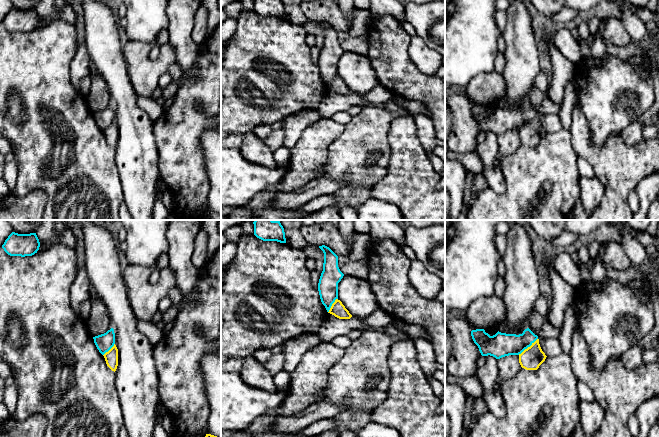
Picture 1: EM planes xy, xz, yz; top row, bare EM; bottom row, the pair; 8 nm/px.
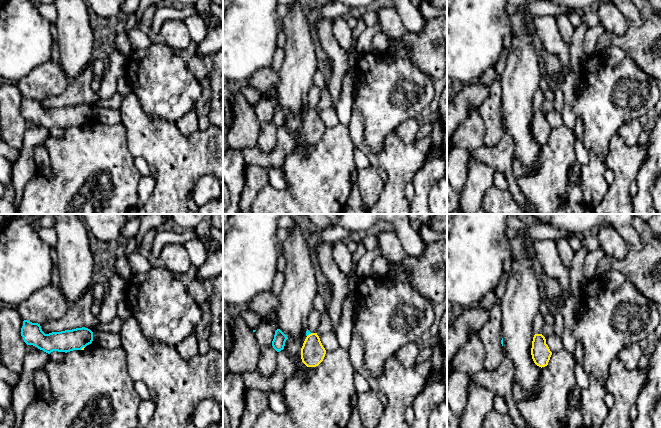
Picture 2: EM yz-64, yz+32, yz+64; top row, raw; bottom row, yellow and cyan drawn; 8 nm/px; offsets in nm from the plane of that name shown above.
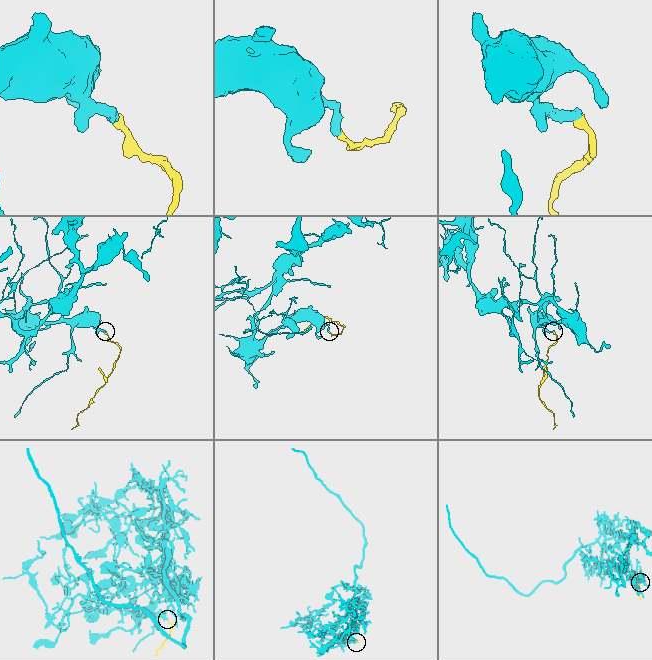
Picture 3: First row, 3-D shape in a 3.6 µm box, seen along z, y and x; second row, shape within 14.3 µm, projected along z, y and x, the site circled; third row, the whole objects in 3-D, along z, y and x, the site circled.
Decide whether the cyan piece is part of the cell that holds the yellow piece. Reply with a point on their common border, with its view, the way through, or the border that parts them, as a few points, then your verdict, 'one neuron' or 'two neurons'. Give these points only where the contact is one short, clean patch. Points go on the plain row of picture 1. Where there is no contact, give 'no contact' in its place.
yz (528, 123) | along yz (537, 114), (518, 130) | two neurons

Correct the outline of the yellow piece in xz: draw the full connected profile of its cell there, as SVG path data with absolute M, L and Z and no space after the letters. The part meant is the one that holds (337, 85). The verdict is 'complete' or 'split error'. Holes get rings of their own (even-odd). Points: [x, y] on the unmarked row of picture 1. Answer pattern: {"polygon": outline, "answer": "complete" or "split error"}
{"polygon": "M336 75L335 78L332 80L328 89L334 91L339 95L350 95L352 93L352 91L345 84L342 78L338 75Z", "answer": "complete"}

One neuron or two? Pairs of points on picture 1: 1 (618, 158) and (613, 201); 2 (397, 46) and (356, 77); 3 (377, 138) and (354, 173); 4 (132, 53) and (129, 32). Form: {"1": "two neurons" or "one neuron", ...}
{"1": "one neuron", "2": "two neurons", "3": "one neuron", "4": "two neurons"}

